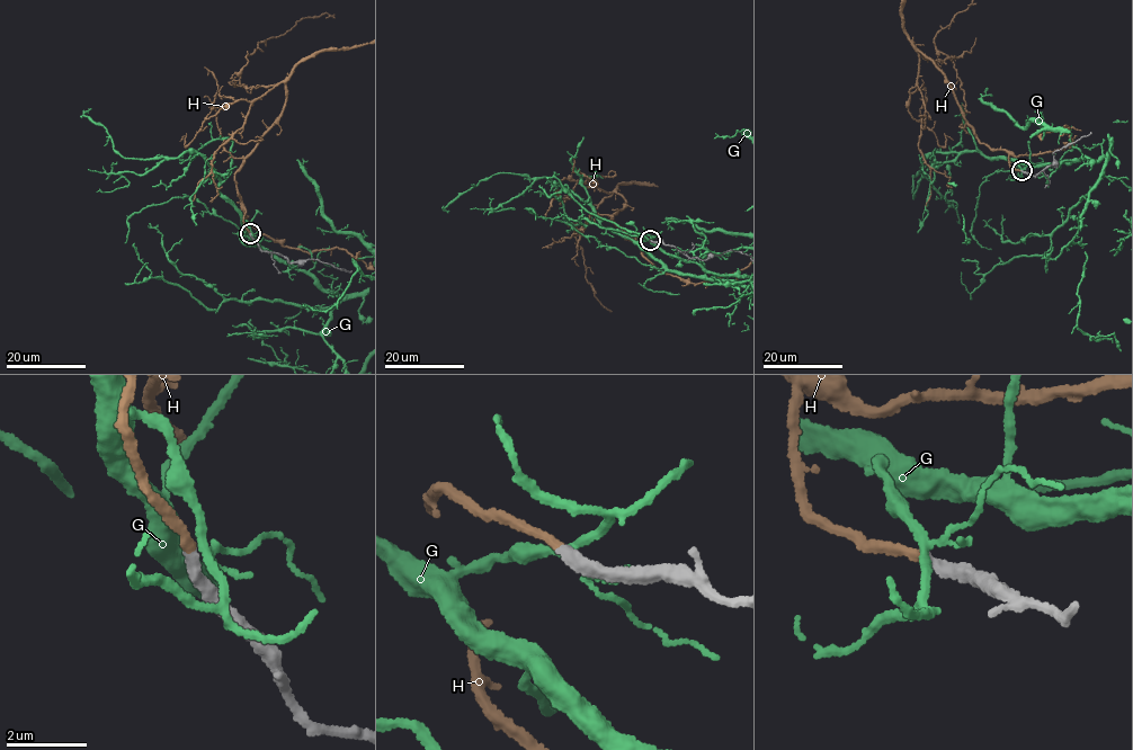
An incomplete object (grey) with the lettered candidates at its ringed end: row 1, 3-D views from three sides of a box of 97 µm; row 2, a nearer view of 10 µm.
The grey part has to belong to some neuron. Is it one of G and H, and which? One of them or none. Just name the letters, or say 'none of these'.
H

